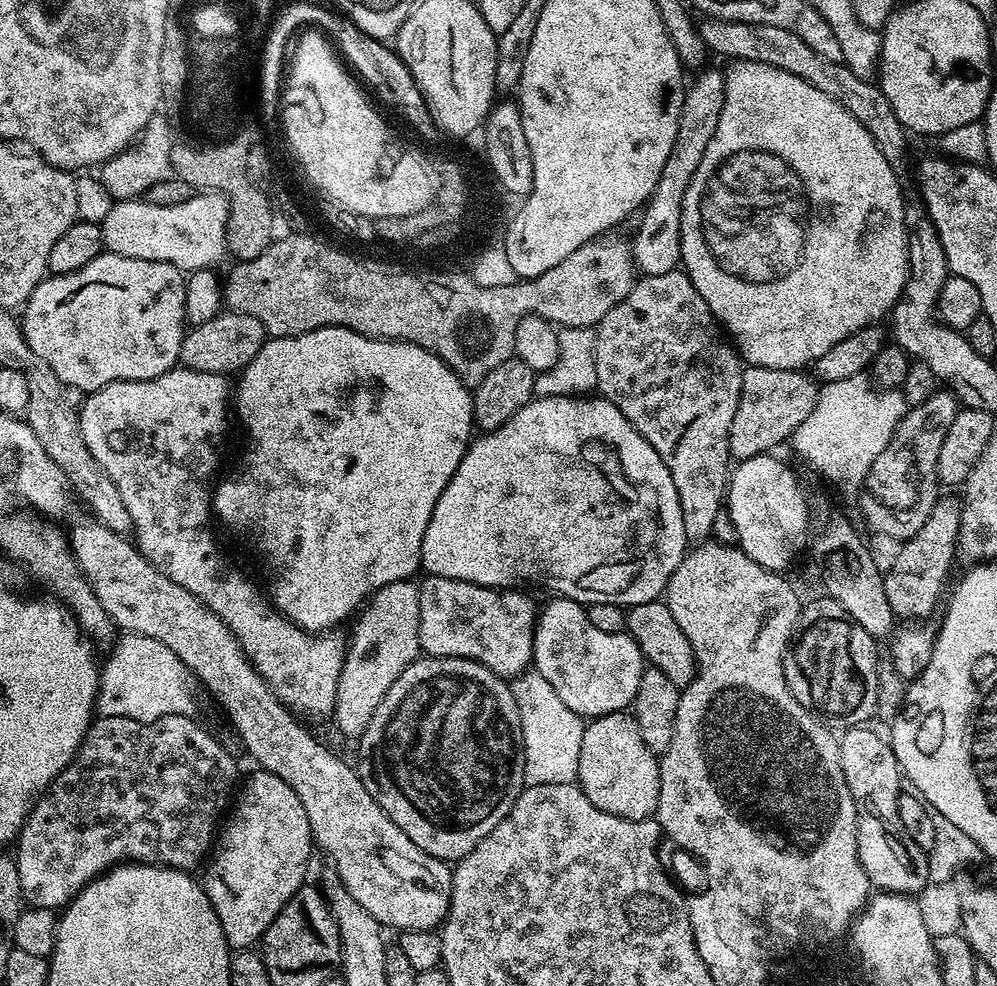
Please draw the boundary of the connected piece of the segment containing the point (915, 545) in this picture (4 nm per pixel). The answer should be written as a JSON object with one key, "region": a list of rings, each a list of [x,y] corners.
{"region":[[[947,494],[941,495],[934,502],[934,510],[930,510],[930,518],[922,522],[918,534],[899,545],[892,565],[884,572],[886,586],[886,602],[890,602],[890,610],[901,621],[920,622],[936,608],[940,600],[940,591],[948,580],[948,571],[952,568],[952,559],[958,556],[960,539],[961,501]]]}

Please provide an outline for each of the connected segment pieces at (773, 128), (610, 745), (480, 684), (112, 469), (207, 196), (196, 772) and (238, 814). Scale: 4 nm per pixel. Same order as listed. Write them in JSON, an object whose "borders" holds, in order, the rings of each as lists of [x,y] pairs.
{"borders":[[[[734,60],[727,66],[729,68],[726,68],[726,106],[722,106],[722,118],[718,118],[718,130],[714,130],[714,138],[710,138],[710,146],[706,146],[706,154],[702,158],[702,163],[698,165],[698,170],[694,170],[694,178],[690,178],[690,186],[686,186],[686,198],[682,202],[682,234],[680,235],[682,268],[694,282],[698,294],[702,294],[706,306],[710,306],[713,316],[722,325],[723,331],[729,337],[733,336],[731,339],[734,341],[735,347],[749,365],[766,366],[774,370],[790,370],[791,368],[804,370],[815,365],[816,360],[822,358],[822,354],[826,354],[826,350],[830,350],[830,346],[838,346],[838,342],[842,342],[842,338],[850,338],[858,330],[879,325],[880,319],[883,316],[885,319],[898,302],[908,281],[908,230],[904,227],[906,196],[890,162],[886,162],[886,158],[882,158],[882,150],[878,150],[878,142],[874,142],[870,130],[866,130],[866,126],[862,126],[862,122],[858,122],[858,118],[854,118],[854,114],[850,114],[850,110],[846,110],[841,104],[834,102],[834,98],[830,98],[830,94],[822,94],[822,90],[818,90],[818,86],[810,86],[810,82],[802,82],[802,78],[798,78],[778,66],[766,66],[762,62],[750,62],[749,60]]],[[[627,711],[611,712],[605,716],[589,719],[582,734],[582,754],[578,754],[578,774],[580,788],[598,806],[598,810],[606,810],[606,814],[614,814],[627,820],[647,820],[658,806],[660,793],[660,762],[657,753],[646,746],[642,740],[642,730],[638,730],[635,715]]],[[[425,655],[410,666],[406,666],[398,682],[394,682],[386,698],[382,698],[382,706],[374,710],[374,718],[370,718],[370,726],[366,726],[366,730],[358,738],[358,744],[360,744],[358,771],[370,798],[374,798],[378,806],[382,806],[382,810],[391,818],[394,826],[398,826],[398,830],[402,830],[402,834],[406,834],[406,838],[410,838],[410,842],[418,846],[418,850],[426,850],[426,854],[445,862],[459,862],[463,856],[470,854],[470,850],[474,850],[474,846],[478,846],[478,842],[482,842],[482,838],[486,838],[486,834],[490,834],[490,830],[494,830],[494,826],[498,826],[498,822],[502,822],[502,818],[510,814],[516,799],[526,787],[522,726],[509,681],[503,676],[495,676],[489,668],[473,660],[463,660],[457,656]]],[[[183,366],[171,368],[166,374],[162,374],[153,380],[119,380],[118,382],[110,382],[106,386],[99,388],[97,392],[89,392],[83,397],[84,405],[79,405],[78,408],[82,438],[86,438],[86,446],[90,446],[90,454],[94,454],[94,458],[98,458],[98,466],[102,466],[102,470],[106,470],[106,474],[110,474],[114,486],[118,486],[118,494],[122,497],[122,503],[125,504],[126,511],[130,513],[134,543],[136,547],[139,548],[140,553],[142,553],[159,572],[166,574],[166,578],[170,578],[170,582],[178,582],[178,586],[190,590],[190,594],[197,596],[210,611],[218,614],[218,618],[222,618],[222,622],[226,622],[226,626],[235,634],[238,642],[242,646],[242,650],[248,655],[248,661],[256,667],[257,674],[272,687],[272,692],[287,708],[293,713],[299,714],[301,717],[325,716],[325,718],[328,718],[332,715],[334,698],[338,694],[338,674],[342,674],[344,653],[346,651],[345,637],[340,637],[338,634],[339,631],[336,630],[329,630],[323,634],[306,632],[303,628],[300,628],[284,617],[280,611],[277,610],[271,599],[269,599],[265,593],[264,596],[260,593],[259,586],[256,585],[250,577],[243,576],[243,574],[220,553],[220,548],[216,545],[216,540],[212,537],[211,530],[208,529],[208,512],[210,516],[210,513],[213,511],[212,494],[214,488],[212,483],[217,479],[216,467],[220,464],[220,456],[216,453],[216,439],[227,430],[228,412],[230,416],[230,384],[228,388],[228,382],[230,382],[228,376],[208,374],[206,372],[199,372],[198,370],[190,370]]],[[[201,191],[193,194],[186,202],[178,202],[178,206],[154,206],[149,200],[117,200],[112,205],[110,214],[101,222],[102,238],[105,249],[126,258],[142,258],[154,262],[173,264],[181,272],[197,272],[200,268],[217,267],[223,256],[226,256],[226,222],[228,221],[228,197],[218,192]]],[[[100,716],[93,719],[91,726],[88,727],[88,732],[84,736],[84,741],[80,743],[80,748],[76,751],[76,757],[72,760],[72,765],[66,770],[62,770],[62,774],[56,776],[55,782],[49,786],[48,791],[33,804],[28,819],[20,828],[20,835],[15,841],[14,855],[18,866],[18,879],[22,881],[22,894],[27,907],[63,909],[91,880],[104,875],[109,868],[117,867],[125,862],[158,864],[161,868],[179,868],[181,870],[196,870],[192,868],[199,866],[200,859],[202,859],[202,864],[205,857],[209,855],[214,844],[214,837],[218,832],[216,819],[219,818],[220,811],[223,810],[224,803],[228,800],[228,795],[230,795],[230,800],[234,789],[237,787],[236,760],[202,725],[195,724],[196,722],[190,716],[163,716],[149,724],[143,724],[129,716],[123,716],[122,718]]],[[[256,770],[245,782],[244,789],[242,788],[243,784],[239,789],[240,797],[239,792],[235,797],[236,809],[233,810],[228,825],[225,828],[223,825],[215,841],[214,851],[207,861],[208,873],[202,876],[203,890],[218,914],[218,922],[222,922],[228,947],[232,950],[251,949],[255,945],[252,943],[255,940],[257,943],[263,937],[270,922],[274,922],[274,918],[282,910],[282,906],[286,906],[286,902],[290,902],[290,898],[306,883],[307,876],[304,875],[308,872],[308,859],[311,858],[312,852],[314,853],[310,843],[306,810],[298,794],[294,794],[294,790],[290,790],[290,786],[282,782],[282,778]]]]}

